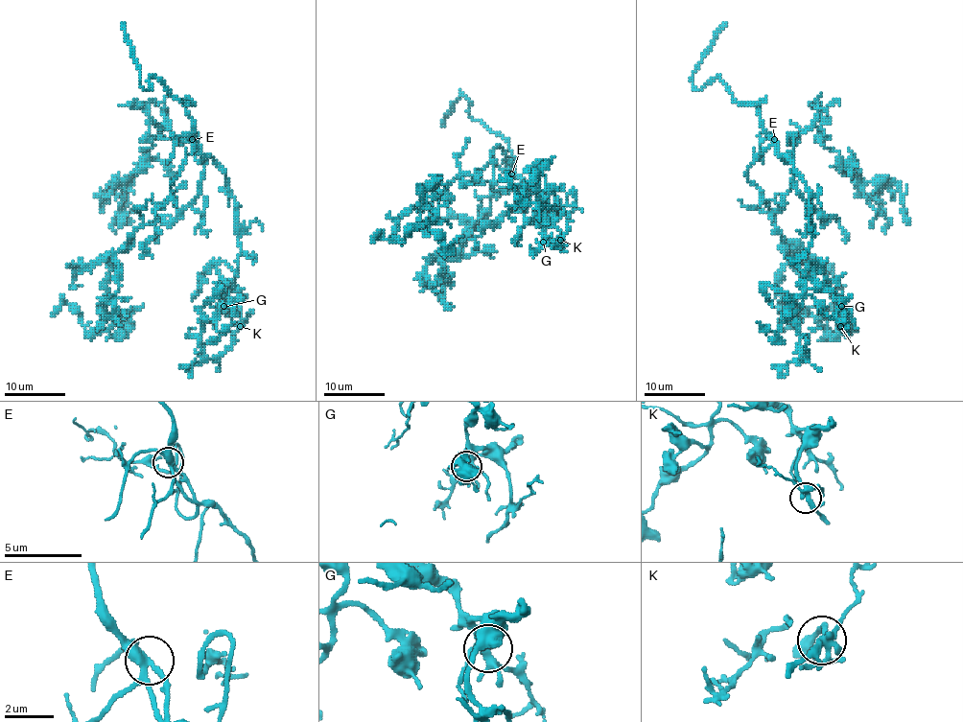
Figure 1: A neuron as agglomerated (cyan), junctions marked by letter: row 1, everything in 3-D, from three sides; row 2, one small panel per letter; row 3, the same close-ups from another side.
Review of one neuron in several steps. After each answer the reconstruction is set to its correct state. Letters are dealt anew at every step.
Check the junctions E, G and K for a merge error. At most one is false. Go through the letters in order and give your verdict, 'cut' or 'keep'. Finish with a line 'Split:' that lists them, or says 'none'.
E: keep
G: keep
K: keep
Split: none

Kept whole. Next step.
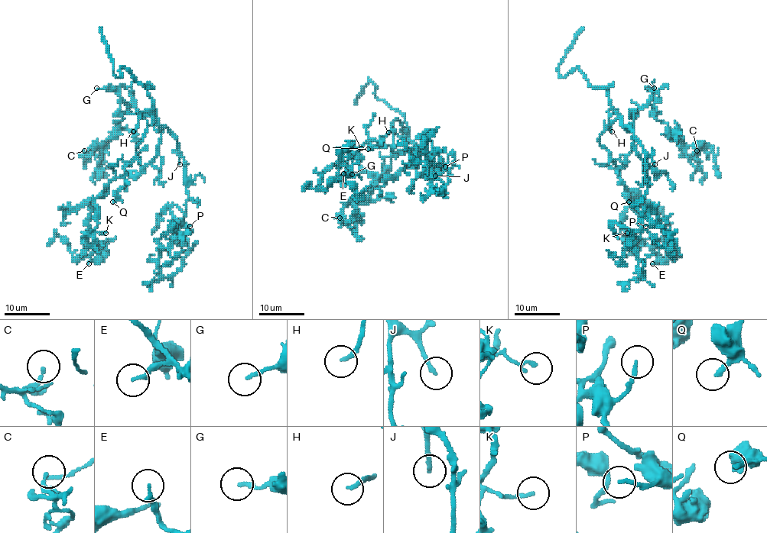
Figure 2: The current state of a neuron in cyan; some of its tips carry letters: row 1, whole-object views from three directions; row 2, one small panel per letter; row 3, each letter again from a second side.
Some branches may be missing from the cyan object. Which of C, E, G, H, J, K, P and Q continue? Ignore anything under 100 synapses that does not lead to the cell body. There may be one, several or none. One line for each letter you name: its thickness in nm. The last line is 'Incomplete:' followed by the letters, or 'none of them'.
H: 180 nm thick
J: 190 nm thick
Incomplete: H, J

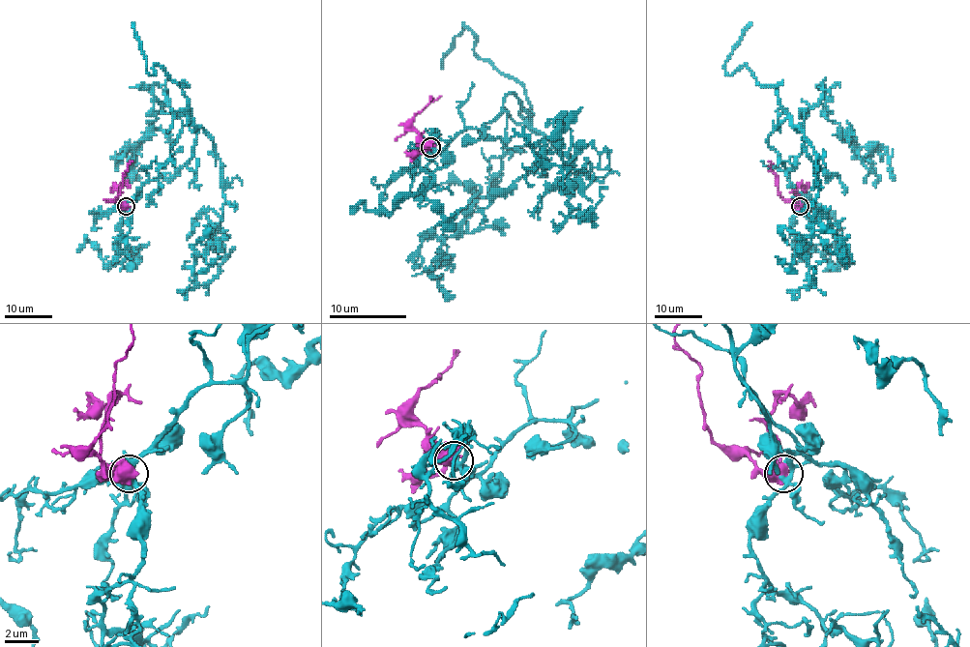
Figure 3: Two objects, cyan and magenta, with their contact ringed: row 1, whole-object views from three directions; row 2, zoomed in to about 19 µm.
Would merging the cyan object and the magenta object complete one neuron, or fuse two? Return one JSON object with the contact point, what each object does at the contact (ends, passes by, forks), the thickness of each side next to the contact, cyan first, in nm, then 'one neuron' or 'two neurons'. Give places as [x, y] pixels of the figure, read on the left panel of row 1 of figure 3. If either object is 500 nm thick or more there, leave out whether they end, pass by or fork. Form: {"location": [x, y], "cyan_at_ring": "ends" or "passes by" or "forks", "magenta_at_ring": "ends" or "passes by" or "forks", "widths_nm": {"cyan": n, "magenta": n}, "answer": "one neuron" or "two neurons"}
{"location": [126, 206], "widths_nm": {"cyan": 200, "magenta": 650}, "answer": "one neuron"}

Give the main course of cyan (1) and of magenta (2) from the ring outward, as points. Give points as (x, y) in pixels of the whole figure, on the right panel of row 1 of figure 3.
1: (800, 207), (766, 141), (786, 119), (816, 165), (808, 214), (820, 223), (797, 247), (811, 285), (815, 270)
2: (800, 206), (783, 198), (778, 192), (778, 176), (770, 169), (769, 161)

